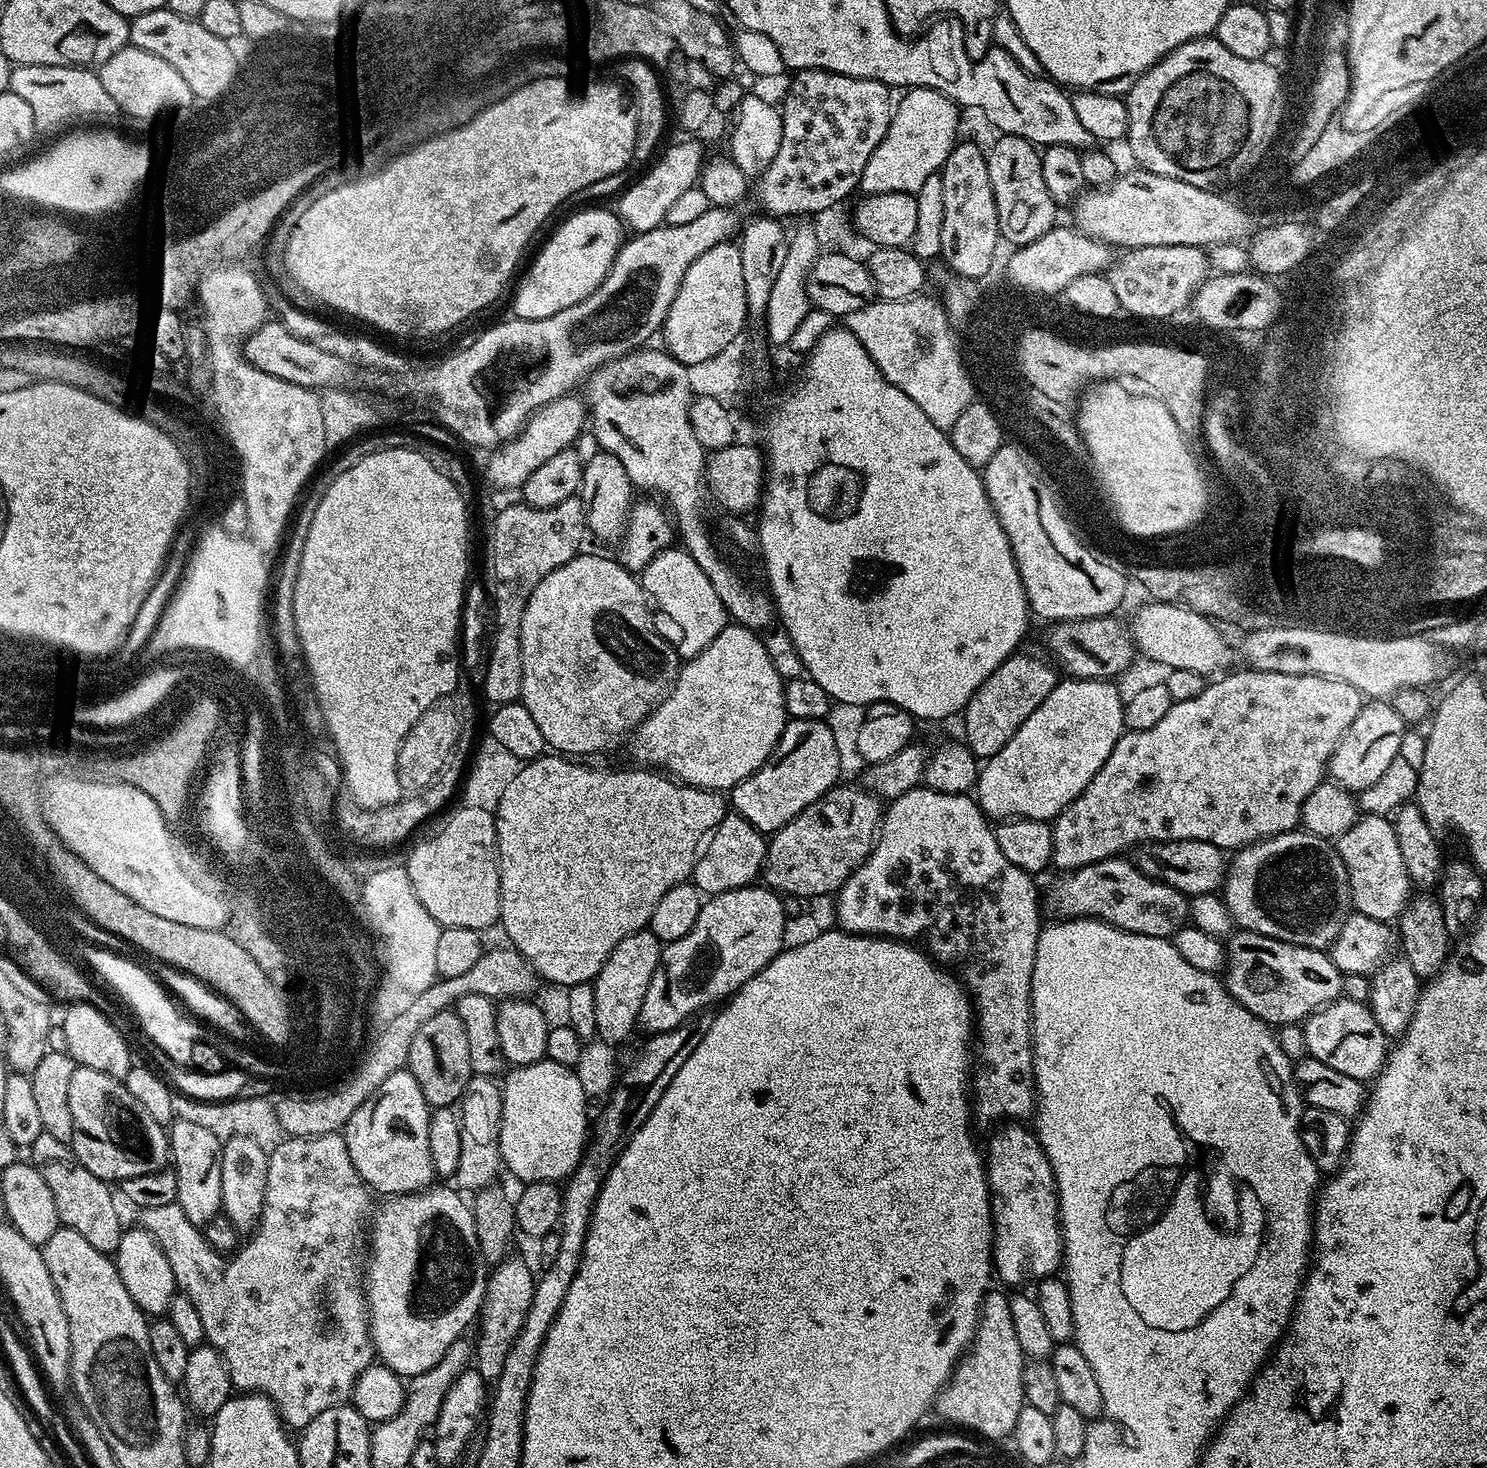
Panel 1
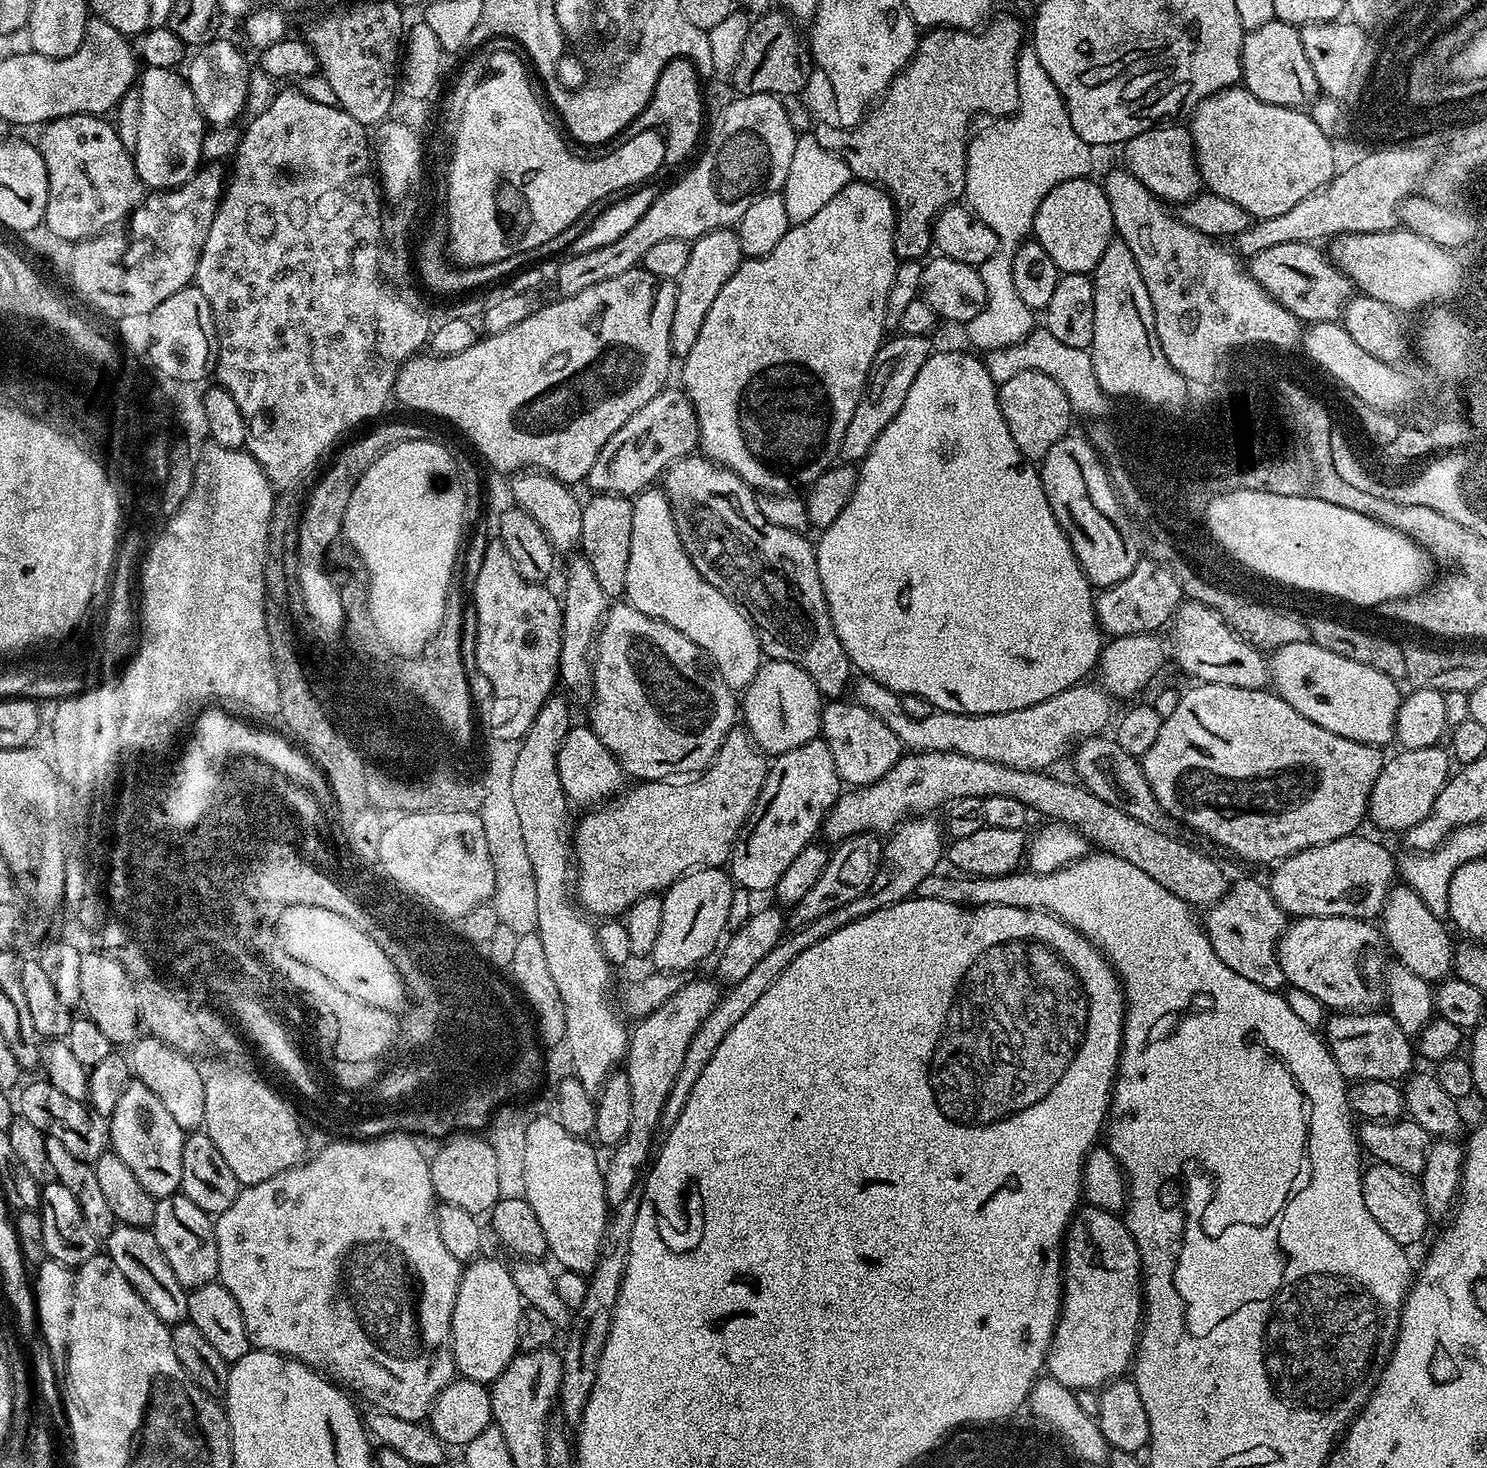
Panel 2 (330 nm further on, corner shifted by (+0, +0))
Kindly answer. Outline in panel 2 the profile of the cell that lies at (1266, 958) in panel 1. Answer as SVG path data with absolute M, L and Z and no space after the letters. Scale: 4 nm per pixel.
M1387 1011L1337 1012L1327 1017L1322 1029L1328 1048L1345 1081L1390 1080L1400 1082L1413 1071L1414 1044Z

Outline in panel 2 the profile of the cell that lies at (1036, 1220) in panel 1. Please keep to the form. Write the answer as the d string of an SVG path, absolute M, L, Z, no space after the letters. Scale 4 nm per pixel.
M1091 1206L1077 1207L1062 1245L1062 1295L1060 1317L1052 1334L1046 1361L1047 1375L1070 1389L1099 1390L1109 1380L1119 1380L1129 1371L1140 1335L1144 1298L1138 1246L1119 1215Z

